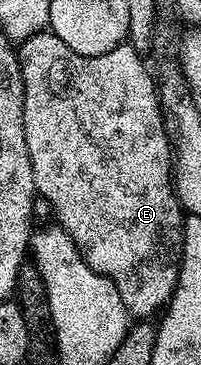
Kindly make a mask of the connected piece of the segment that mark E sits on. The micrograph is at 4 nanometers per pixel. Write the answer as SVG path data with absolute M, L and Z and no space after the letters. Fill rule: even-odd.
M47 29L32 37L21 40L18 60L22 63L24 77L24 133L28 137L28 157L32 157L32 177L36 177L38 195L49 204L52 215L58 219L57 226L63 227L72 237L84 261L96 273L112 281L120 301L124 301L126 312L138 321L146 321L157 316L174 296L178 284L178 274L182 264L182 221L184 212L178 196L174 193L172 174L172 144L164 122L164 112L160 98L160 87L150 76L143 56L128 41L122 42L103 56L81 56L74 53L53 31Z

